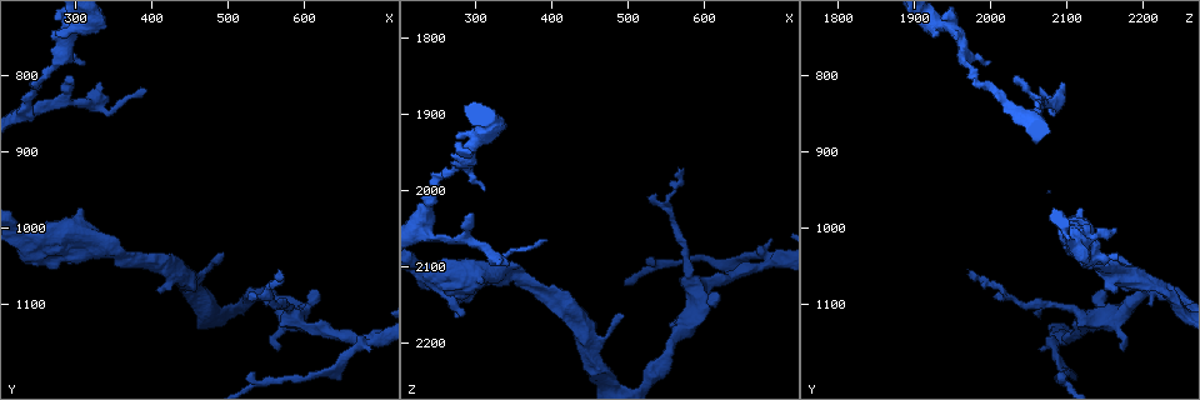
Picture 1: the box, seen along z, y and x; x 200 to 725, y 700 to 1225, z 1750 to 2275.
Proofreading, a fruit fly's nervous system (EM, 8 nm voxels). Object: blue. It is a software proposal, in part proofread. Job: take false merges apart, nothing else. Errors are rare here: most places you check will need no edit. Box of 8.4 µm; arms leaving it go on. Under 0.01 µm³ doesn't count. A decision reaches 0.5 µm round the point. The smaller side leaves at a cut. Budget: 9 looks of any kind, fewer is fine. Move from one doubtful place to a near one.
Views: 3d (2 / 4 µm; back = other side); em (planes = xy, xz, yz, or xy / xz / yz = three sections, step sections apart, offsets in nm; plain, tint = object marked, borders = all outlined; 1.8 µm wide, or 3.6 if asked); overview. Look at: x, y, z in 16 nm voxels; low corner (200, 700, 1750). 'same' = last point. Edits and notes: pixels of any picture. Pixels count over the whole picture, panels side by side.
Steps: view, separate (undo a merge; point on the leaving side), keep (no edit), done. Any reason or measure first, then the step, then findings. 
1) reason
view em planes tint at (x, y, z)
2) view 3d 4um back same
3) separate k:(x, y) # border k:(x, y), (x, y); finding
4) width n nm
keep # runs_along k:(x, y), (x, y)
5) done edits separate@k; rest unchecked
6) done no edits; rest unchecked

sudden change in width
view em yz step 8 tint at (440, 1070, 2190)

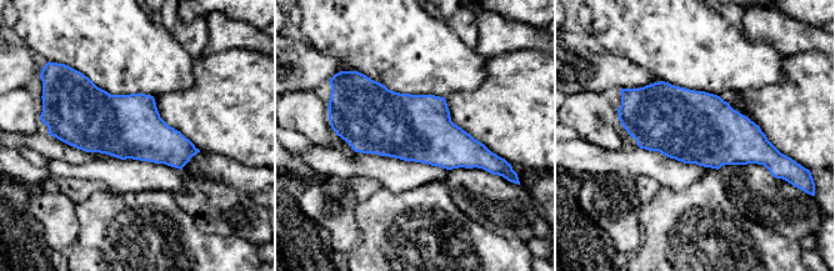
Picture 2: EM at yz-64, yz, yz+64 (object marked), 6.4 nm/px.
another direction
view em planes tint same

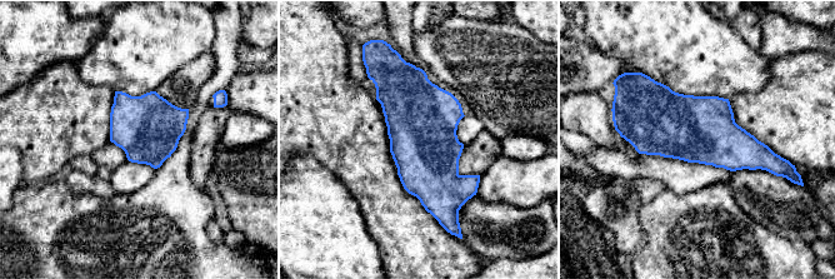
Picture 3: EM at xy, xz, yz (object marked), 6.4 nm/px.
keep # one cell here

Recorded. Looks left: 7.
abrupt turn
view 3d 4um at (675, 1150, 2095)

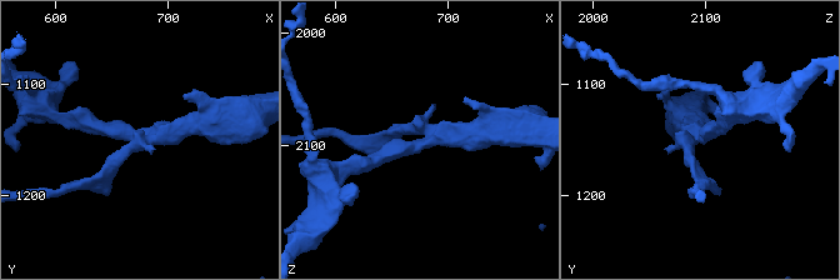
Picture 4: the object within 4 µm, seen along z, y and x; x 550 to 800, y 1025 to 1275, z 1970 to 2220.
now the EM
view em xz step 16 tint at (678, 1148, 2096)

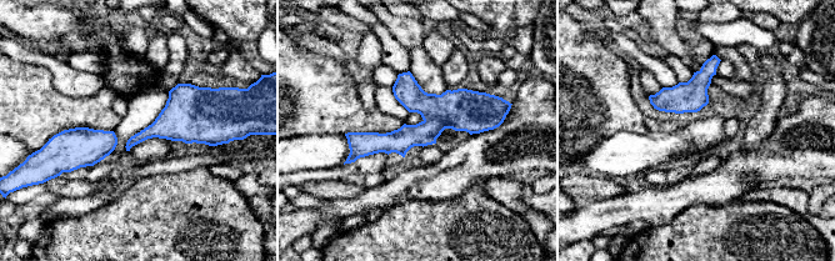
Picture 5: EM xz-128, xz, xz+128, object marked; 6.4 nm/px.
keep # runs_along 5:(493, 124), (438, 120), (350, 159); continuous, no second cell

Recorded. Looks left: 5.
branch point
view 3d 2um at (275, 835, 2065)

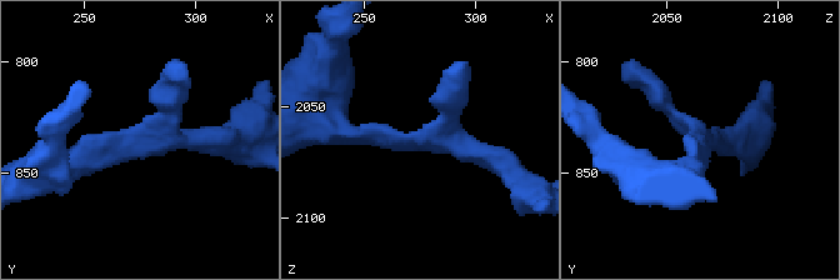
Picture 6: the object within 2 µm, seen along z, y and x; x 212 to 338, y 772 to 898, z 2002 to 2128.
view em planes tint at (276, 836, 2067)

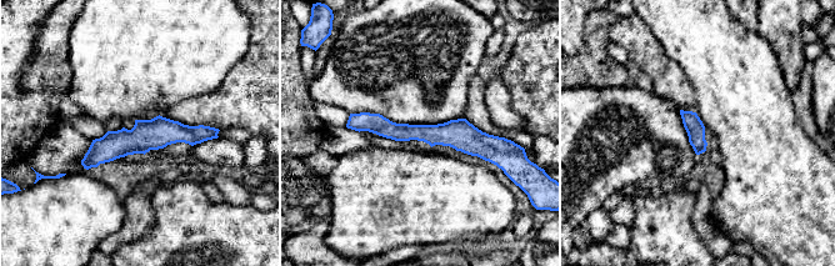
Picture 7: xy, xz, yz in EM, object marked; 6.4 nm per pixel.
width 120 nm
keep # runs_along 7:(350, 123), (495, 142); continuous, no second cell

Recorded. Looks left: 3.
side arm on a straight run
view 3d 4um at (265, 1010, 2110)

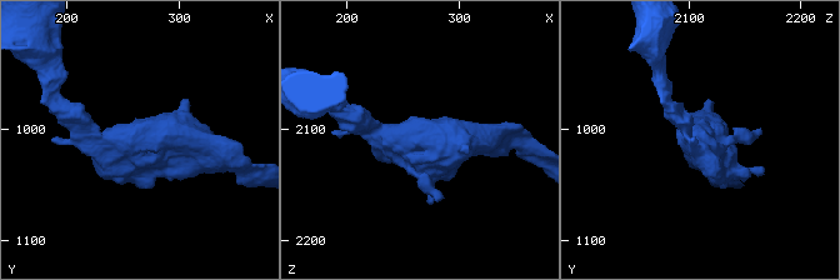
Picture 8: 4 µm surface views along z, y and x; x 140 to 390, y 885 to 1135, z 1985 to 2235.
now the EM
view em 3.6um planes tint at (264, 1012, 2110)

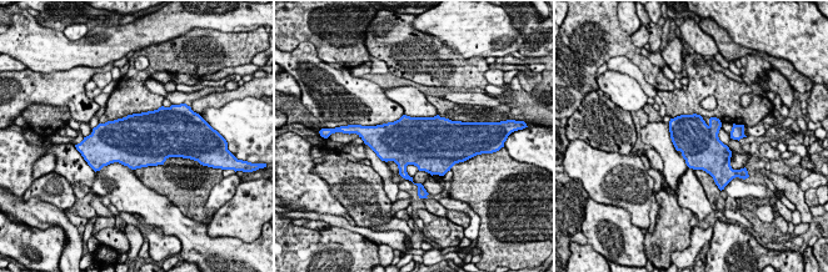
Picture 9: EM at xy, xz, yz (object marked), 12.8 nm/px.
width 550 nm
keep # all the same cell

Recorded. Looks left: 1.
done no edits; rest unchecked

